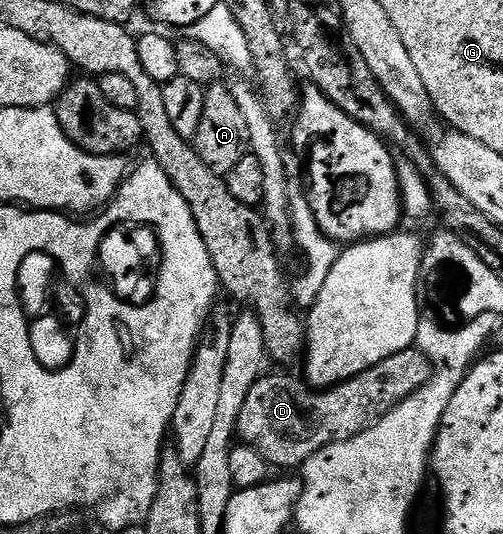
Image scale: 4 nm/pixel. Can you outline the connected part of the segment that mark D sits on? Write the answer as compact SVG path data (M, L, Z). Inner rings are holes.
M410 348L395 356L387 356L387 360L375 364L375 368L367 368L367 372L359 372L359 376L328 388L311 388L308 382L300 377L292 378L289 374L266 373L258 379L244 401L243 410L238 416L236 437L244 445L260 452L269 461L270 467L282 466L285 472L292 471L289 470L292 466L304 467L305 462L315 456L315 452L370 430L384 414L391 412L391 408L427 385L433 378L434 369L432 360L423 351Z

